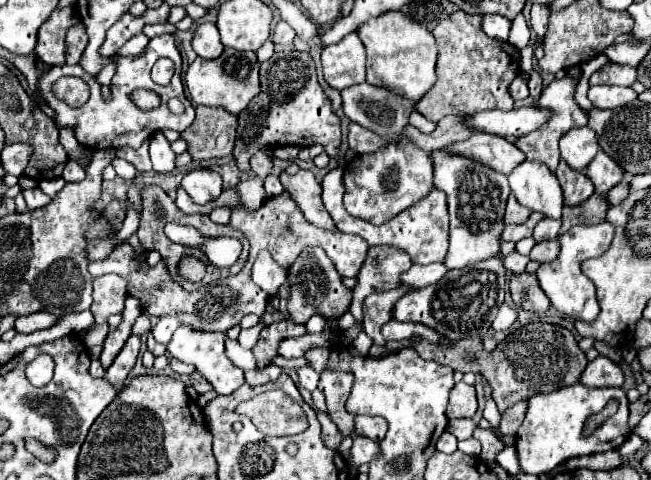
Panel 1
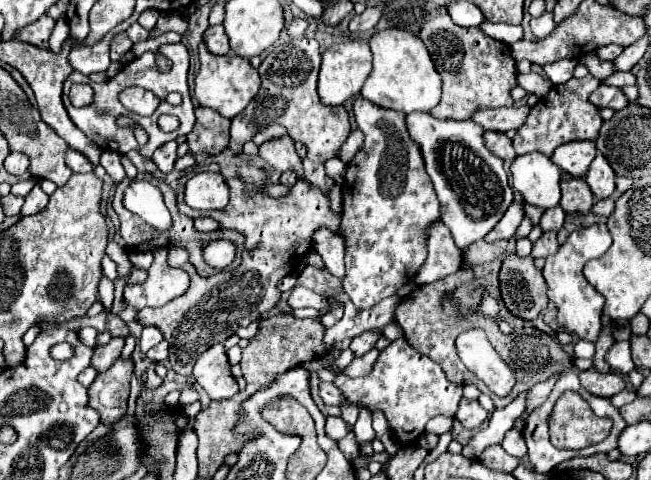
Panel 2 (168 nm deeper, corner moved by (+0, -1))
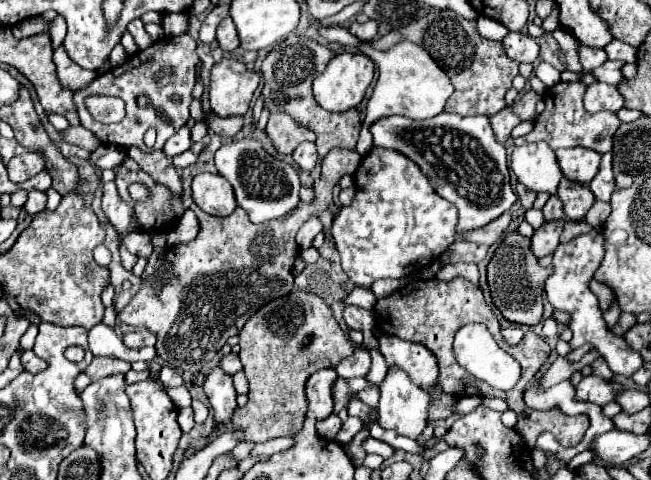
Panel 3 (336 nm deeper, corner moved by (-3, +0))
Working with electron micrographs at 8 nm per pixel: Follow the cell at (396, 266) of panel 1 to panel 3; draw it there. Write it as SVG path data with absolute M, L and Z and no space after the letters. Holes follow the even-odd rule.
M372 149L360 163L356 171L356 197L352 205L342 207L332 225L332 235L336 247L342 255L342 267L346 275L356 285L372 285L376 279L400 279L410 275L412 269L422 269L436 261L454 241L456 241L456 223L458 209L452 203L446 203L432 189L426 175L402 153L390 153L390 149Z

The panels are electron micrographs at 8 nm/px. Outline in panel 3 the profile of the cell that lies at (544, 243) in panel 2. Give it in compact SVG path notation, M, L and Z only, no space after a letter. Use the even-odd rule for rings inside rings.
M558 219L558 221L544 221L540 229L534 231L532 235L532 251L536 257L544 257L556 251L556 247L560 245L560 233L564 227L566 219Z

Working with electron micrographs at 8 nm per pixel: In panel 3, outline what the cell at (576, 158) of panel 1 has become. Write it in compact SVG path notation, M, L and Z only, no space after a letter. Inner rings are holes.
M584 147L558 149L556 157L558 157L564 177L570 181L578 181L578 183L588 185L594 179L594 175L598 173L600 155L594 153L592 149L584 149Z

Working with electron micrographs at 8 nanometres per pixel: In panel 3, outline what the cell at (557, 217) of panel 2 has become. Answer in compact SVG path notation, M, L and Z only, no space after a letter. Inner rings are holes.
M550 195L550 199L546 201L544 205L544 219L546 221L554 221L558 217L564 217L564 211L562 211L562 201L558 201L558 195Z

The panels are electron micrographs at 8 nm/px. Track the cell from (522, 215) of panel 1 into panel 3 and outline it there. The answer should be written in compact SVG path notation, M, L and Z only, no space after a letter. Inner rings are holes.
M504 213L502 217L498 217L496 221L490 221L488 225L484 225L484 227L480 227L480 229L462 231L460 235L462 235L462 239L472 241L472 243L492 245L492 243L496 243L496 241L502 237L502 233L506 231L506 227L508 227L510 219L512 219L512 217L510 217L510 213Z

